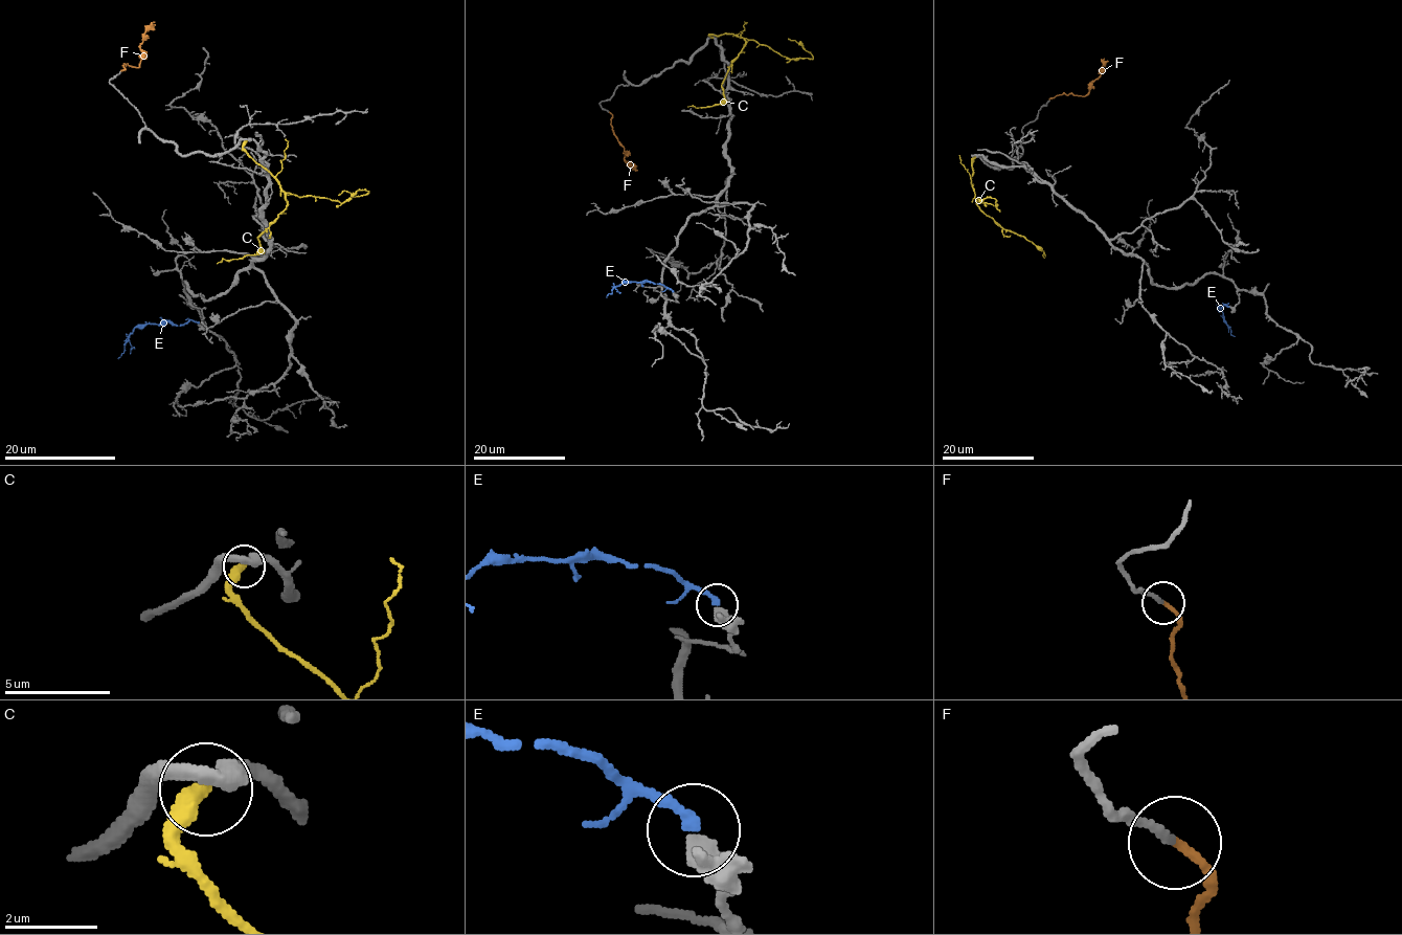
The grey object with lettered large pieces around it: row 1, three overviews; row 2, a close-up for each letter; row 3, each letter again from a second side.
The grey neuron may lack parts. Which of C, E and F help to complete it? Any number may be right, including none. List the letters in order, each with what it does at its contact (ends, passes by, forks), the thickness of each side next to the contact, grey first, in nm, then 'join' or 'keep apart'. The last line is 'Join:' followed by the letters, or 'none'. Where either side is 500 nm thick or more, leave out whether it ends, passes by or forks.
C: 500 nm thick on the grey side, 440 nm on the other; keep apart
E: it ends there; 440 nm thick on the grey side, 240 nm on the other; keep apart
F: it ends there; 160 nm thick on the grey side, 180 nm on the other; join
Join: F

